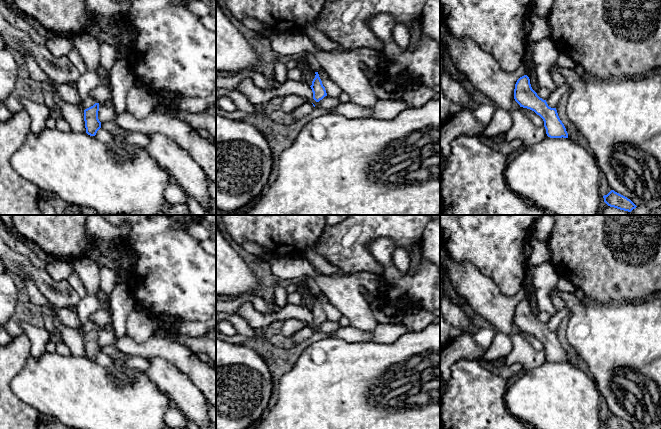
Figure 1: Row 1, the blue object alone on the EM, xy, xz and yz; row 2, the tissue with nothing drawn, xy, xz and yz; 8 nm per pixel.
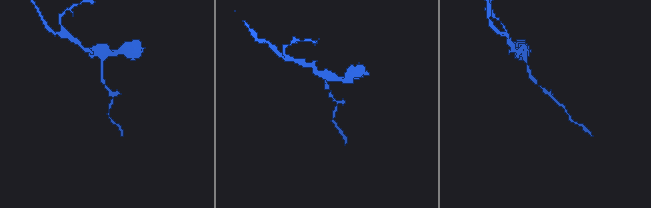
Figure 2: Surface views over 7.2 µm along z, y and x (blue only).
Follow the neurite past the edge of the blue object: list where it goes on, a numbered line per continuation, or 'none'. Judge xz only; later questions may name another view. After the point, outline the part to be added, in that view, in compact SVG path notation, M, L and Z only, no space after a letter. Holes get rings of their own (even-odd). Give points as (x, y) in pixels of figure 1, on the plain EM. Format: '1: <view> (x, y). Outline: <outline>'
none

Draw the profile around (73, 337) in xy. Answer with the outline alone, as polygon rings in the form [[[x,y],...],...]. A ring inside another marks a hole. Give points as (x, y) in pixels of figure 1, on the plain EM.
[[[57,314],[52,316],[56,330],[60,333],[60,339],[68,346],[71,355],[86,357],[84,345],[84,333],[79,328],[69,328],[63,325]]]

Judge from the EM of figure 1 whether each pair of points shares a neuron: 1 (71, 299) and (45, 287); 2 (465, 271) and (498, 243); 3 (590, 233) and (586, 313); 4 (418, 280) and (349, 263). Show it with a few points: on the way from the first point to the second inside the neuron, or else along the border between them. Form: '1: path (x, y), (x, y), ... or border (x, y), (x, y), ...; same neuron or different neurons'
1: path (65, 296), (51, 289); same neuron
2: border (450, 255), (457, 262), (471, 262), (490, 279); different neurons
3: border (586, 299), (592, 302), (610, 303); different neurons
4: border (369, 251), (382, 267), (380, 274); different neurons

